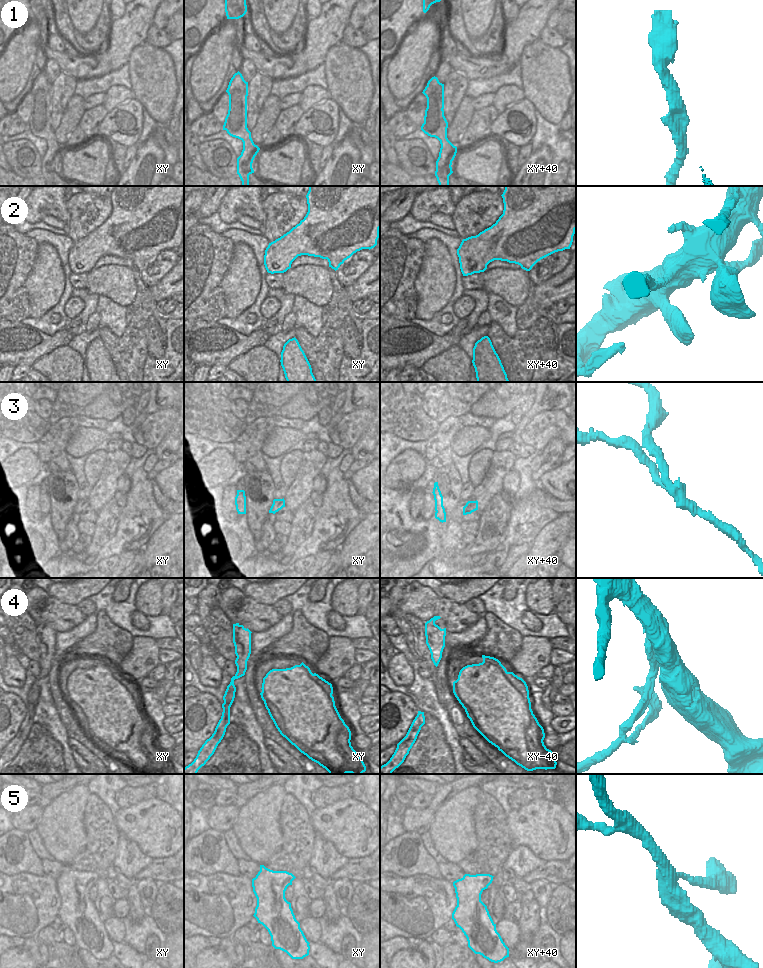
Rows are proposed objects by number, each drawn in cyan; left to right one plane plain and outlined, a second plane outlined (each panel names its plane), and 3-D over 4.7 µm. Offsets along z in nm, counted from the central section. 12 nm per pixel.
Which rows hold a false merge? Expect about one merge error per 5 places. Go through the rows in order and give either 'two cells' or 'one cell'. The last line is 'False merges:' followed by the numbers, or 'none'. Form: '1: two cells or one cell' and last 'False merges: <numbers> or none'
1: two cells
2: one cell
3: two cells
4: one cell
5: one cell
False merges: 1, 3

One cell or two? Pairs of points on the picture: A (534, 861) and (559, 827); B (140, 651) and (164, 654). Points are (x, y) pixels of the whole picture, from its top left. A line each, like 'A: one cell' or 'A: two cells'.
A: two cells
B: two cells

